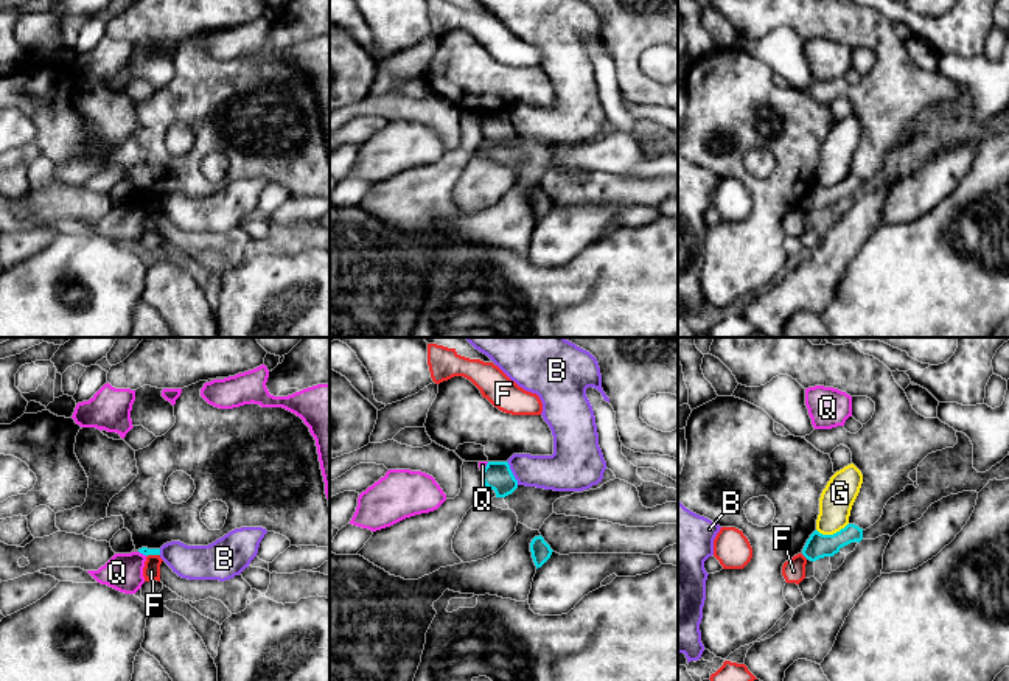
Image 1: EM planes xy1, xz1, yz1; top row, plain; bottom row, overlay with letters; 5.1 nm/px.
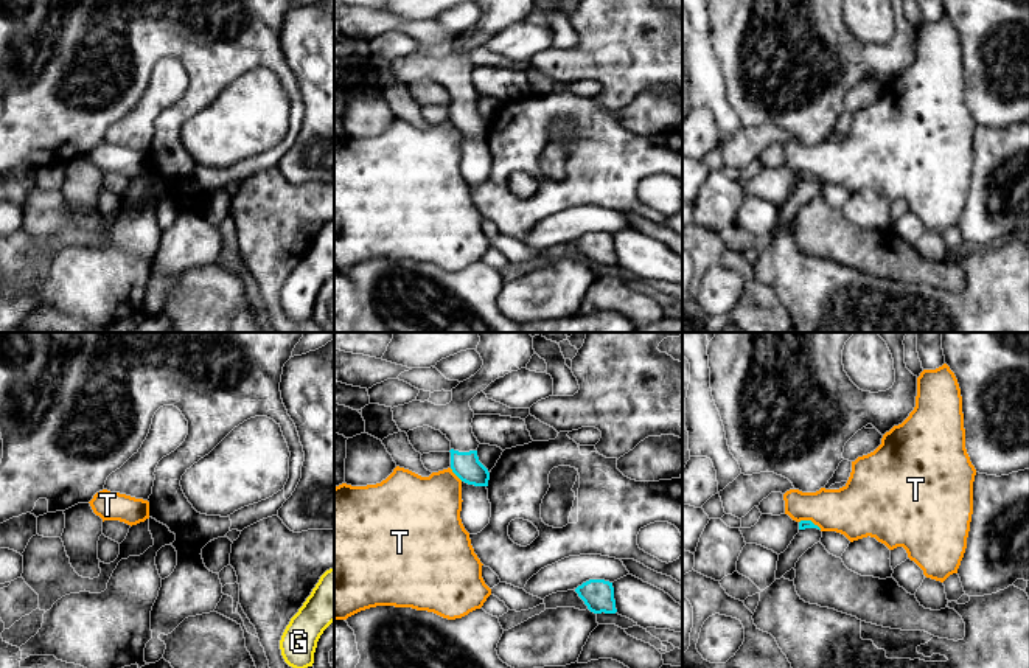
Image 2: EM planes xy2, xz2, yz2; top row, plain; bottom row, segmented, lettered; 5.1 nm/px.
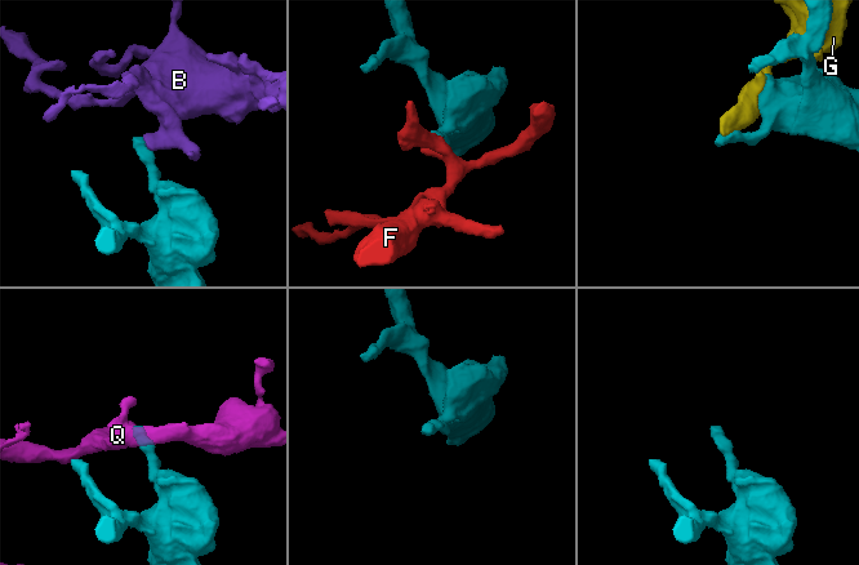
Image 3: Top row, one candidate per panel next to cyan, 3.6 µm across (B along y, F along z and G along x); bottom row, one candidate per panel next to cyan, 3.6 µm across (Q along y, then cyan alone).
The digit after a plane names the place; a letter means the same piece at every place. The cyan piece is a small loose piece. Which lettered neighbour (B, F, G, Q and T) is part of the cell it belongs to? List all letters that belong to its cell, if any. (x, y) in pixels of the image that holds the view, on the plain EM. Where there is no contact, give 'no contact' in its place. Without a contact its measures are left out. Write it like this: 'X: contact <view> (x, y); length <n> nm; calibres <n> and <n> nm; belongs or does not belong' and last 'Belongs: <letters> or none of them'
B: contact xz1 (512, 125); length 140 nm; calibres 150 and 200 nm; does not belong
F: contact yz1 (804, 207); length 50 nm; calibres 130 and 120 nm; does not belong
G: contact yz1 (834, 185); length 170 nm; calibres 130 and 170 nm; does not belong
Q: contact xz1 (485, 118); length 70 nm; calibres 150 and 40 nm; does not belong
T: contact xz2 (456, 126); length 100 nm; calibres 140 and 360 nm; does not belong
Belongs: none of them

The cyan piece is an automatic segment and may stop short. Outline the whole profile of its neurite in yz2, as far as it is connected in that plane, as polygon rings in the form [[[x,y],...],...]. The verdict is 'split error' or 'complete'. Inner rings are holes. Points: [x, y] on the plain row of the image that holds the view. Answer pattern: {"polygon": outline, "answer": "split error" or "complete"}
{"polygon": [[[762,166],[754,179],[740,179],[740,183],[746,196],[757,196],[780,207],[788,200],[794,188],[805,180],[821,182],[811,172],[796,174],[788,166]]], "answer": "split error"}

